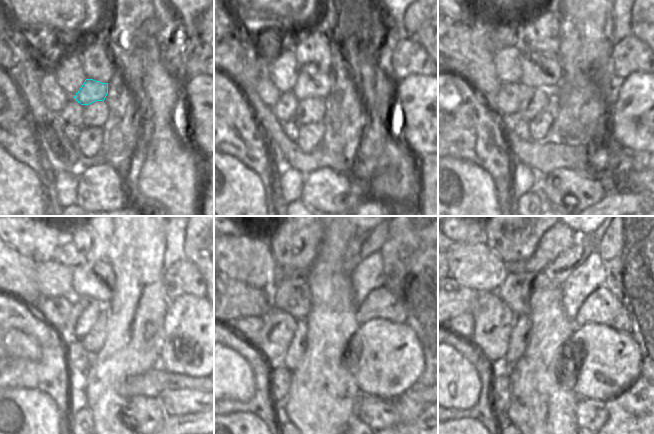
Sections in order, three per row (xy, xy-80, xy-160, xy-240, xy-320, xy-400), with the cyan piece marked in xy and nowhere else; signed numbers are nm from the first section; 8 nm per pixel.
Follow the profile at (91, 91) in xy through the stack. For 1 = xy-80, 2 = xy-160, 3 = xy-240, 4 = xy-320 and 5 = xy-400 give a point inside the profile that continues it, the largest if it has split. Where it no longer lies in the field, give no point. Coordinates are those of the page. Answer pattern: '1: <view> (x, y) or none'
1: xy-80 (311, 82)
2: xy-160 (542, 70)
3: xy-240 (93, 282)
4: xy-320 (293, 296)
5: xy-400 (515, 291)

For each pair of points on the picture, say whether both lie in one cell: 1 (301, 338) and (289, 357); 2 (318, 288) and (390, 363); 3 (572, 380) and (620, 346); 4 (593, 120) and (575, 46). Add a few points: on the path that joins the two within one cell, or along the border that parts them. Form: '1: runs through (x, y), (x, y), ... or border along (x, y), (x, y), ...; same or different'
1: runs through (299, 343), (294, 352); same
2: border along (360, 325), (345, 349); different
3: runs through (584, 373), (594, 363), (604, 362), (608, 358); same
4: runs through (585, 102), (585, 64); same

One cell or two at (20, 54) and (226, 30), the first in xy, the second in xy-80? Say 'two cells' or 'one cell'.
one cell

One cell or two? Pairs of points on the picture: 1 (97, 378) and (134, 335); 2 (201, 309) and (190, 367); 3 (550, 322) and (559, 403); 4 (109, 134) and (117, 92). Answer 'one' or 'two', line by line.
1: one
2: one
3: one
4: one

